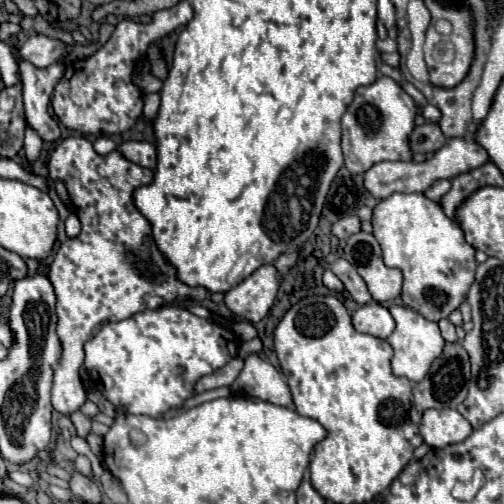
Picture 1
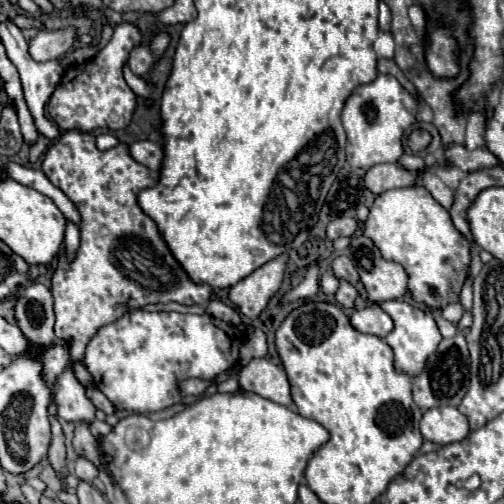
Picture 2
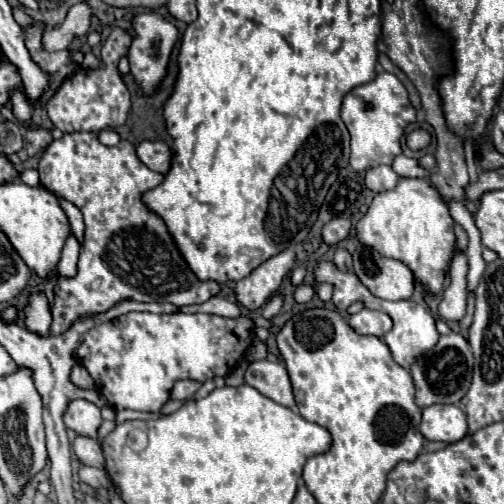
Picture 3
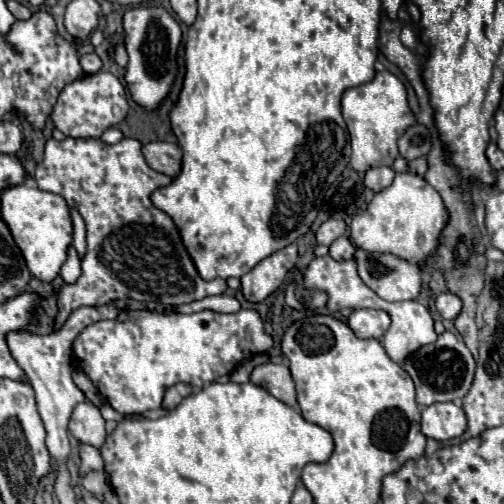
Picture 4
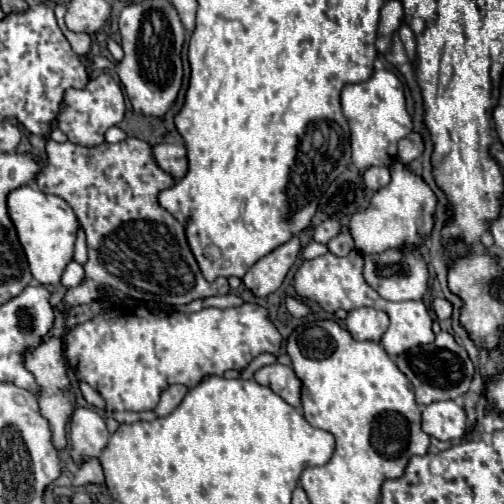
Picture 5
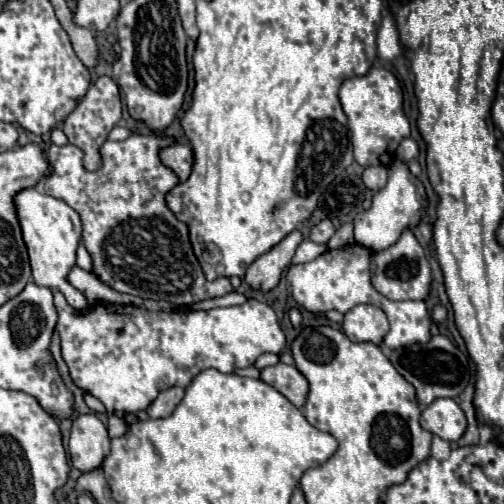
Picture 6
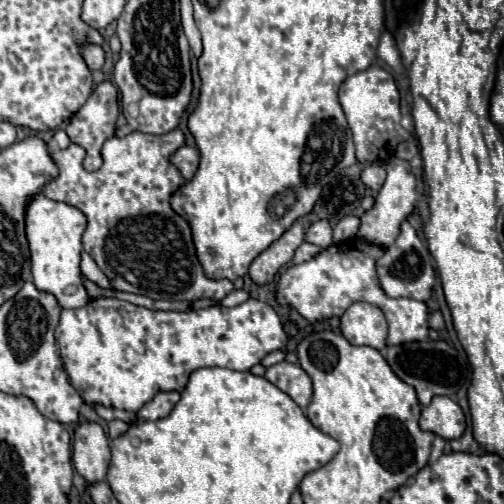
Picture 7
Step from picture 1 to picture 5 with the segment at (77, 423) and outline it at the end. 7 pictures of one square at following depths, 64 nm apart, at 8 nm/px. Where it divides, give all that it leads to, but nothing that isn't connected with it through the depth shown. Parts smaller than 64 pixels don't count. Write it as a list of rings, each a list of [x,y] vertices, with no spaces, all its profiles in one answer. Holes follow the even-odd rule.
[[[88,460],[80,466],[78,474],[74,476],[74,482],[72,486],[74,488],[80,488],[80,486],[86,486],[86,484],[98,484],[98,486],[104,486],[104,474],[102,474],[102,466],[98,460]]]

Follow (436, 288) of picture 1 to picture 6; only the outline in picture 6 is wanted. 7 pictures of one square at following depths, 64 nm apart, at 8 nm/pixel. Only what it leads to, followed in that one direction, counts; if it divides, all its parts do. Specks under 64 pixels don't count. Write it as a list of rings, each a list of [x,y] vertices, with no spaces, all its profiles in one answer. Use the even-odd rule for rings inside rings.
[[[394,160],[388,166],[388,182],[382,190],[378,190],[372,198],[372,206],[354,218],[354,236],[358,244],[364,244],[366,248],[380,252],[388,246],[392,246],[404,228],[414,228],[416,222],[420,222],[420,210],[426,206],[426,190],[422,182],[410,174],[406,162]]]

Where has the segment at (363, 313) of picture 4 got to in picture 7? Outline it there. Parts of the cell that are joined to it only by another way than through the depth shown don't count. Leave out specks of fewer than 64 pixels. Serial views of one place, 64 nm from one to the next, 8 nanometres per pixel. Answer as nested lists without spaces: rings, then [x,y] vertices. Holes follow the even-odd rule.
[[[364,302],[352,304],[340,318],[342,336],[354,346],[372,346],[376,350],[386,348],[386,318],[380,308]]]

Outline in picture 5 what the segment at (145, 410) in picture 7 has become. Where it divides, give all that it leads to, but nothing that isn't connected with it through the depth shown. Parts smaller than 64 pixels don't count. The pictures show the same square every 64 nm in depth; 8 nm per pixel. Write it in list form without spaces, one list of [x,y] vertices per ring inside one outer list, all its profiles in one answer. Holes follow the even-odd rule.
[[[182,384],[168,386],[168,388],[162,392],[160,402],[158,402],[158,406],[154,408],[154,414],[156,414],[156,416],[168,416],[168,414],[182,402],[182,398],[186,396],[186,392],[188,392],[188,388],[182,386]]]

